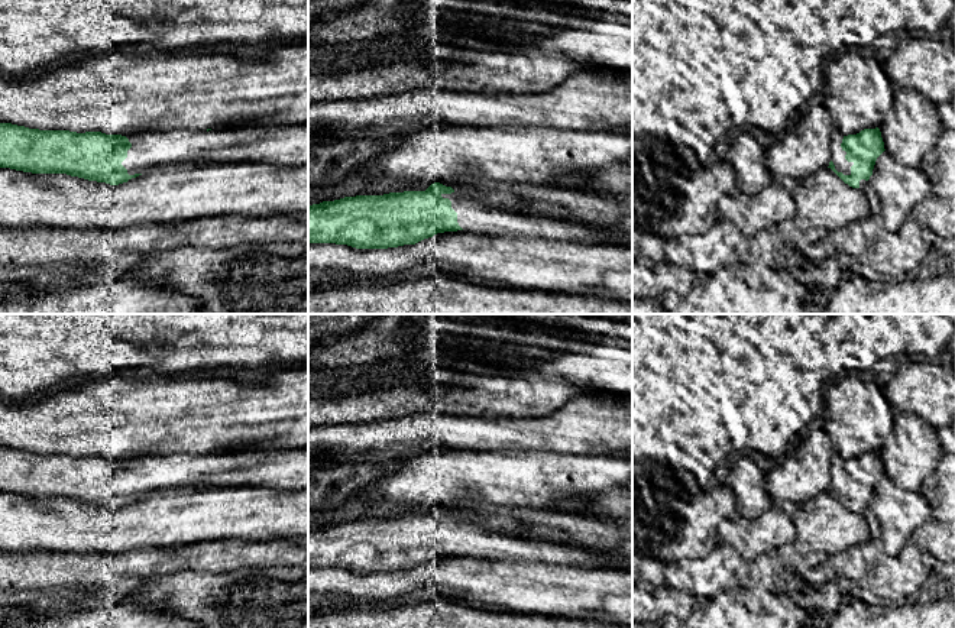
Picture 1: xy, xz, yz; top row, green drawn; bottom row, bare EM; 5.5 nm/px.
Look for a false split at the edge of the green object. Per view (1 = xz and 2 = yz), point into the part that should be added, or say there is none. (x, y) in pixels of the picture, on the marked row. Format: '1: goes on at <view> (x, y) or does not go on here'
1: goes on at xz (473, 214)
2: goes on at yz (837, 154)

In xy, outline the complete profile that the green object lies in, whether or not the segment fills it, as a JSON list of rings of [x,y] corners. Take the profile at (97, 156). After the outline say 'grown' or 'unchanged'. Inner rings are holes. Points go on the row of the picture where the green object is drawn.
[[[0,123],[0,168],[32,174],[67,174],[119,185],[159,166],[179,162],[262,162],[284,166],[308,164],[308,124],[227,127],[207,130],[152,130],[132,135],[39,130]]] | grown

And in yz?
[[[878,127],[864,129],[857,135],[844,136],[832,132],[829,166],[845,184],[862,190],[877,158],[884,152],[884,142]]] | grown

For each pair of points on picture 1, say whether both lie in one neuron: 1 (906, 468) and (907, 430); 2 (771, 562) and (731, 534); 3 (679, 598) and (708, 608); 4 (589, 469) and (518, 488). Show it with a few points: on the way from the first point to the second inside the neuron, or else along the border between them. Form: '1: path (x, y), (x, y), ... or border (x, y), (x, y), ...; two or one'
1: path (907, 459), (907, 439); one
2: border (774, 550), (766, 552), (747, 563); two
3: border (698, 599), (690, 612); two
4: path (572, 473), (536, 481); one

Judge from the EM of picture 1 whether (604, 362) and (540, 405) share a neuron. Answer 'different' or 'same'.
same

